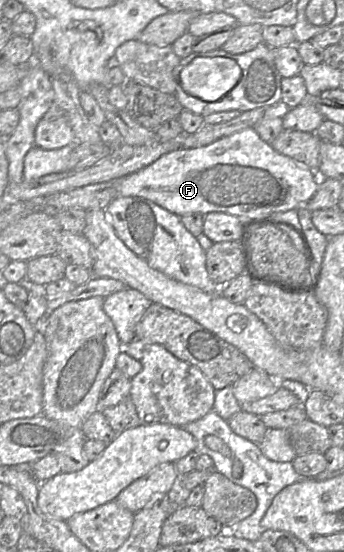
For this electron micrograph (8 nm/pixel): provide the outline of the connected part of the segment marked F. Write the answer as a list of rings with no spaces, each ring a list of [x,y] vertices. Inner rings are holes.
[[[246,128],[206,146],[179,149],[162,155],[150,165],[121,178],[117,196],[141,197],[178,216],[223,212],[248,220],[298,209],[314,196],[319,185],[320,175],[317,172],[277,152],[253,128]]]

